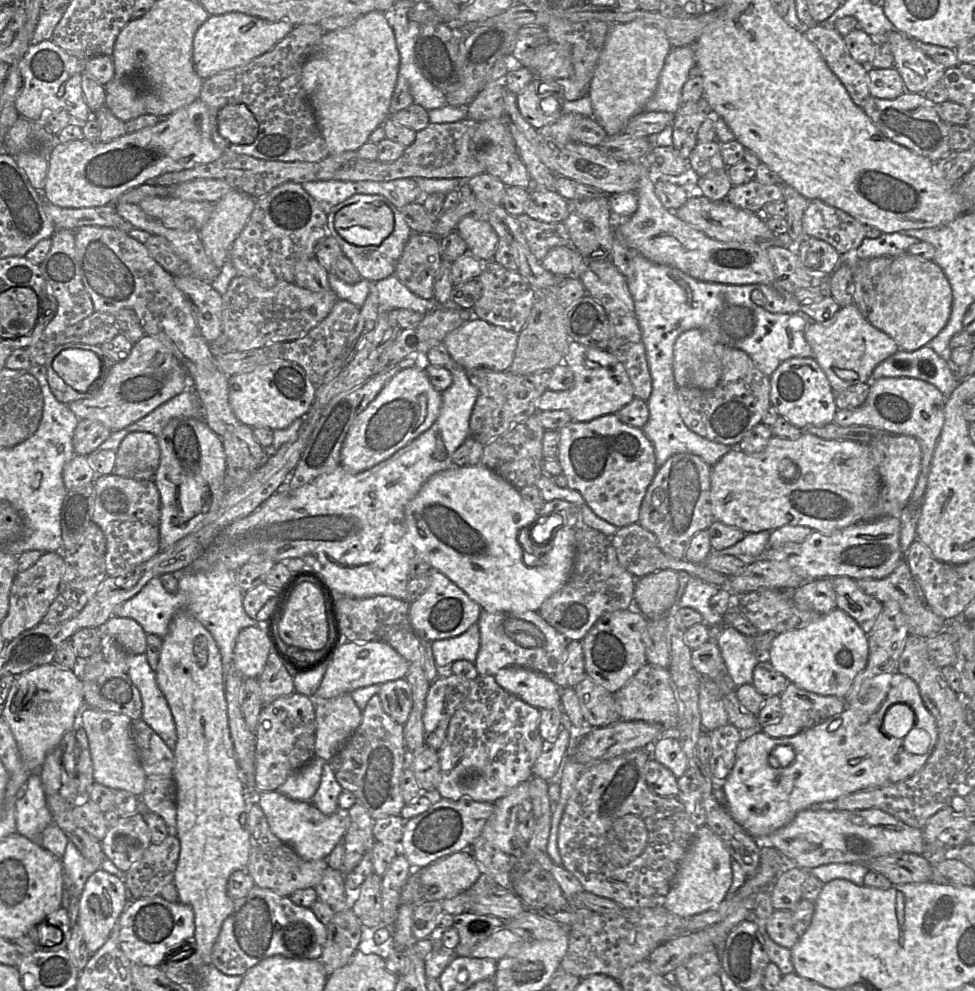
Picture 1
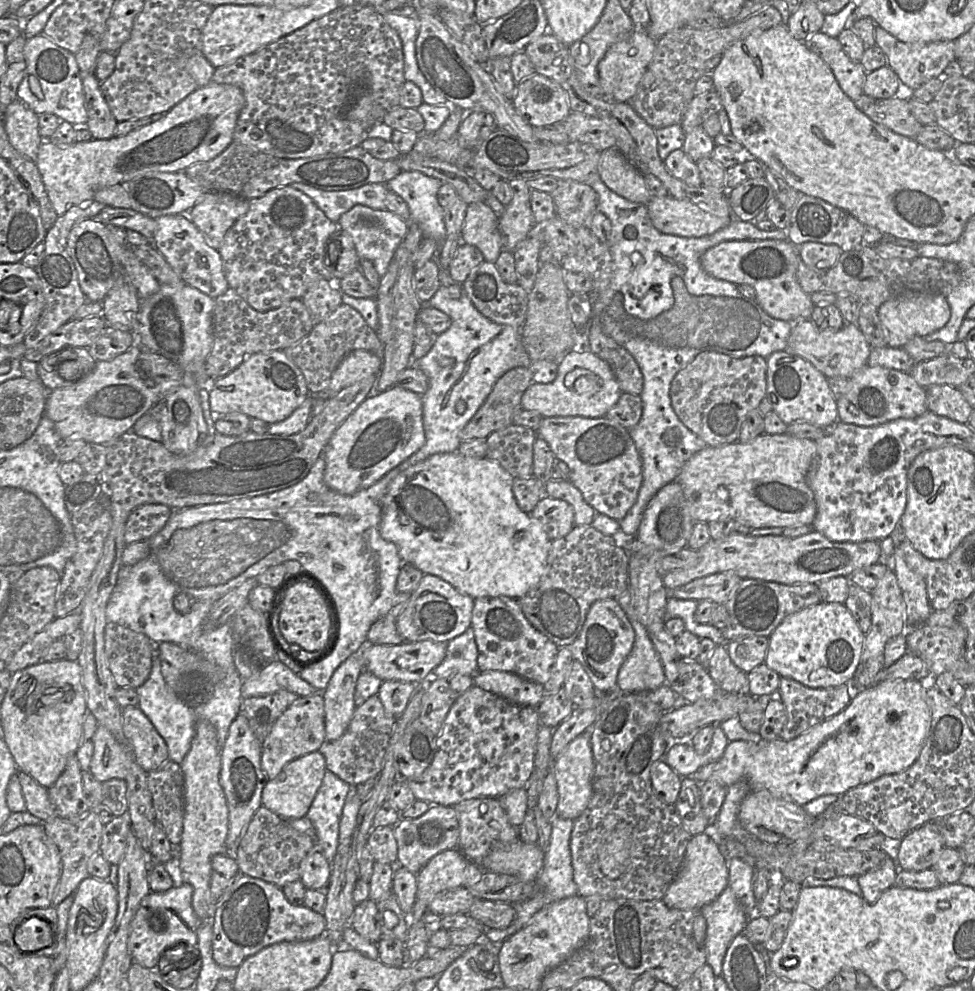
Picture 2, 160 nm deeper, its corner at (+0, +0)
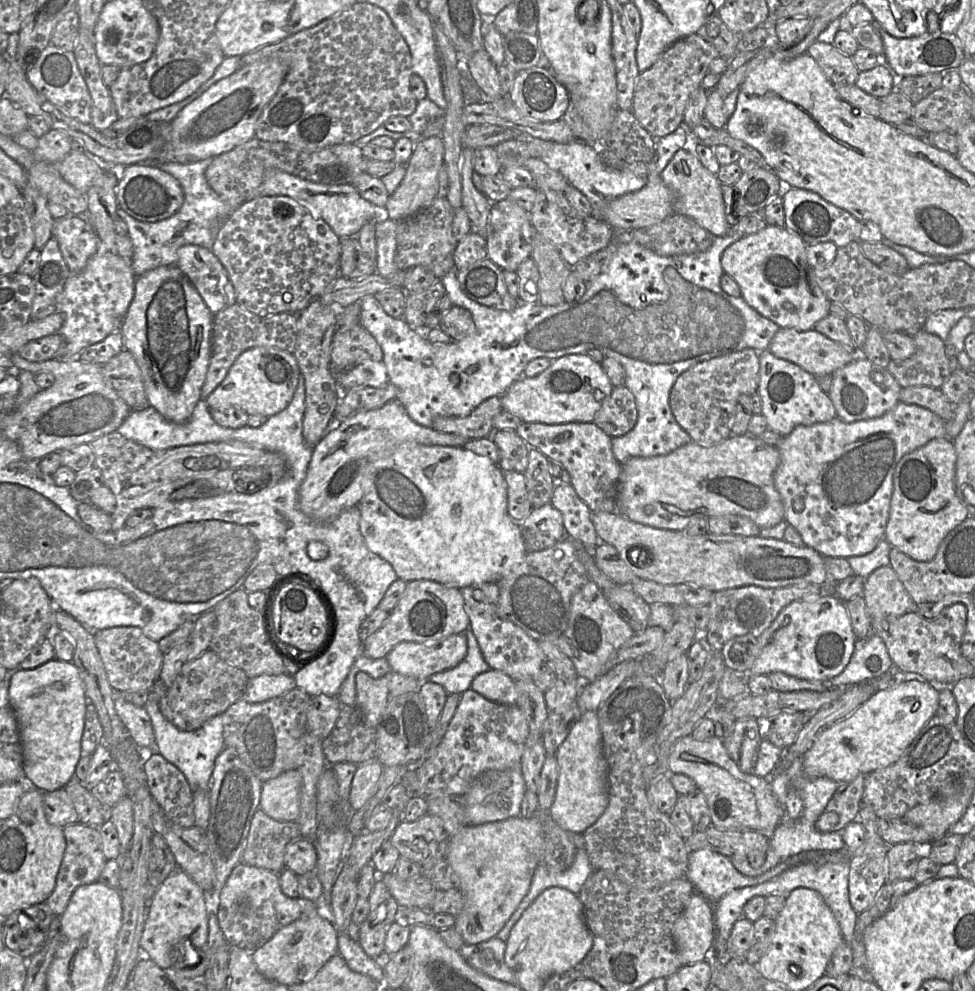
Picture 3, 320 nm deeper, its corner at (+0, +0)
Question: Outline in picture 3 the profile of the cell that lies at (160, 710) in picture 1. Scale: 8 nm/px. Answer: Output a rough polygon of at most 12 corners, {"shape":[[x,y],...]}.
{"shape":[[159,702],[144,709],[155,751],[185,775],[193,791],[210,790],[224,749],[222,715],[182,731]]}

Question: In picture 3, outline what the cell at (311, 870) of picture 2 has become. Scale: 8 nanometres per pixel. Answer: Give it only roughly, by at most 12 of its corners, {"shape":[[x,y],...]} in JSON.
{"shape":[[299,837],[286,847],[284,864],[297,876],[315,871],[314,842]]}

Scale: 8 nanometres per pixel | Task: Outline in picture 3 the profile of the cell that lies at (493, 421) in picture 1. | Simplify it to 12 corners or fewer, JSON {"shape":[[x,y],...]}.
{"shape":[[501,397],[482,402],[467,417],[434,419],[434,430],[468,440],[492,436]]}

